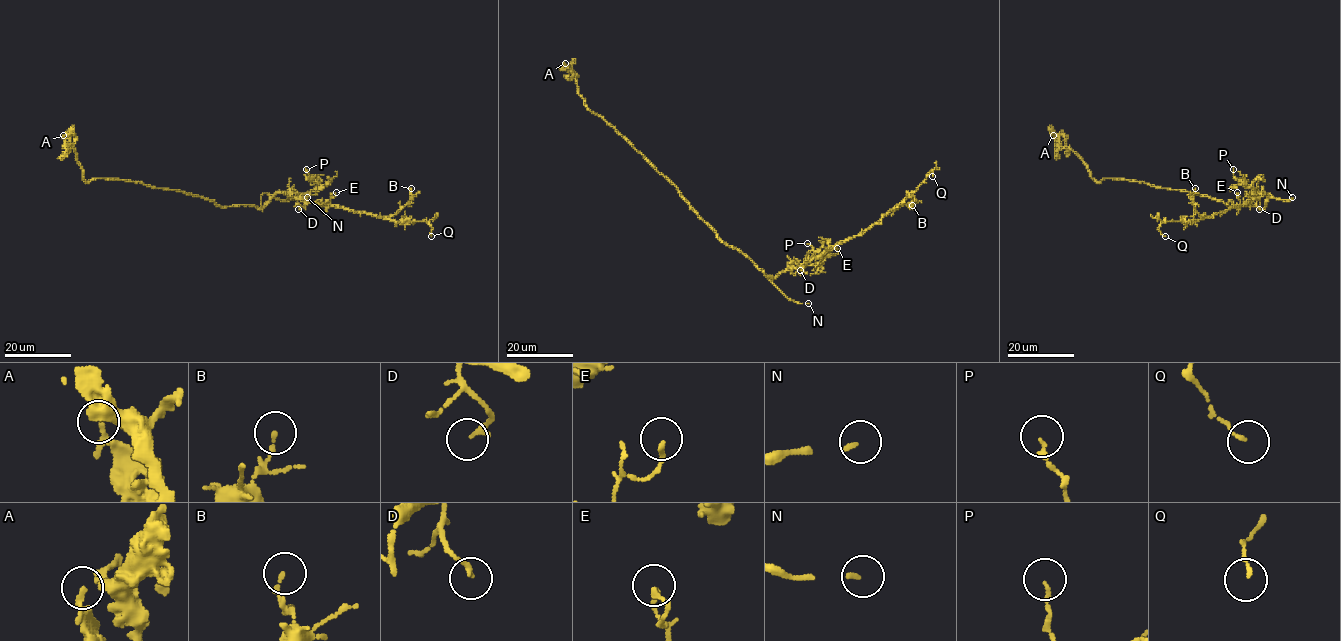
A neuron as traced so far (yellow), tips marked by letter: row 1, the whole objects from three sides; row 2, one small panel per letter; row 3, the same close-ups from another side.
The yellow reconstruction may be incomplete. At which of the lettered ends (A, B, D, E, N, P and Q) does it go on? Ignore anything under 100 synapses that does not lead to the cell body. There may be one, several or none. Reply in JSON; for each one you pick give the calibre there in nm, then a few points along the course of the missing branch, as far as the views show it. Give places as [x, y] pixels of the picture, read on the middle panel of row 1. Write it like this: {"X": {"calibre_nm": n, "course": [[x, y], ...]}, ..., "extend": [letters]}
{"N": {"calibre_nm": 120, "course": [[808, 303], [834, 304], [870, 285], [880, 283], [887, 289]]}, "extend": ["N"]}

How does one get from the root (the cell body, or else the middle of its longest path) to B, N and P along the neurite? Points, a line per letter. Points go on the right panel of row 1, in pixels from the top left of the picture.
B: (1235, 207), (1255, 205), (1263, 209), (1267, 196), (1261, 192), (1245, 204), (1201, 217), (1194, 209), (1195, 188)
N: (1235, 207), (1255, 205), (1263, 209), (1270, 196), (1281, 200), (1292, 197)
P: (1235, 207), (1255, 205), (1263, 209), (1267, 196), (1261, 192), (1256, 197), (1250, 187), (1234, 176), (1233, 169)

